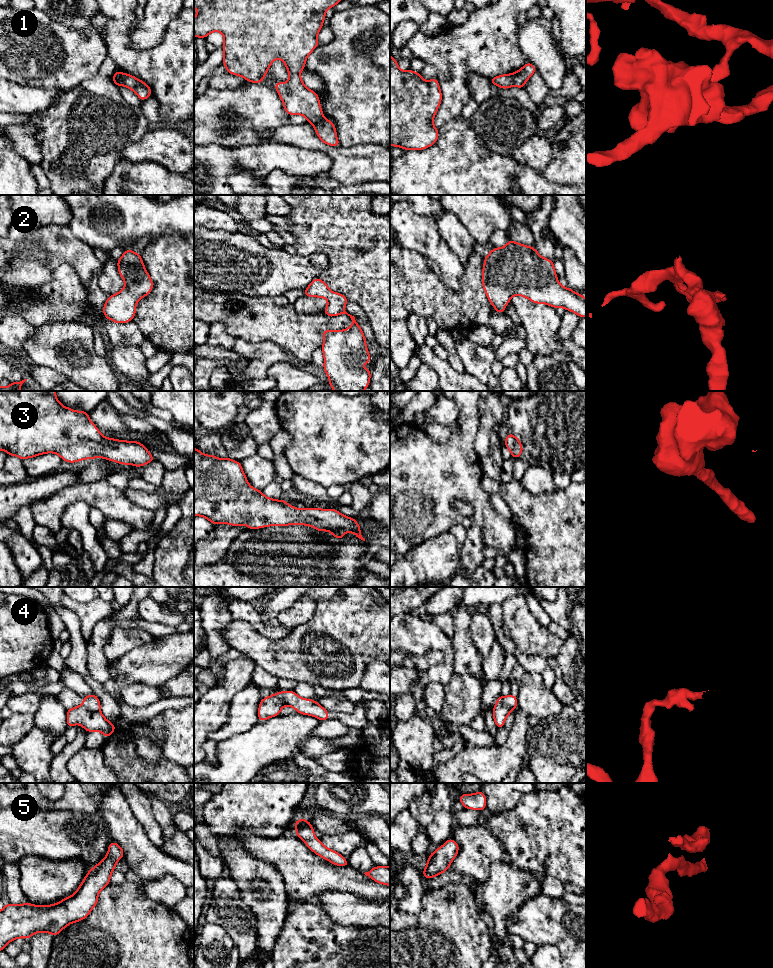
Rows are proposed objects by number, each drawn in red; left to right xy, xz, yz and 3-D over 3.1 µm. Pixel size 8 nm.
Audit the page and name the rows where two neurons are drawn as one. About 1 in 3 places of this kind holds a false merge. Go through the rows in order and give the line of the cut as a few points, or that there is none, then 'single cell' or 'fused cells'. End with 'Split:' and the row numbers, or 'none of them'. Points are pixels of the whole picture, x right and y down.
1: cut xy (121, 73), (123, 84); fused cells
2: cut none; single cell
3: cut none; single cell
4: cut xy (82, 705), (88, 709), (99, 711); fused cells
5: cut none; single cell
Split: 1, 4

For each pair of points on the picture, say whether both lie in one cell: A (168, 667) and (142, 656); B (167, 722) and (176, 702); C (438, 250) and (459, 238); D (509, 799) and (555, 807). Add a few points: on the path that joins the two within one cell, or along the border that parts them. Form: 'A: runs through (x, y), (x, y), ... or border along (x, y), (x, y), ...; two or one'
A: runs through (162, 662), (148, 662); one
B: border along (183, 707), (166, 708), (151, 717); two
C: border along (436, 223), (439, 234), (461, 263); two
D: border along (529, 793), (525, 793), (514, 807), (498, 814); two

